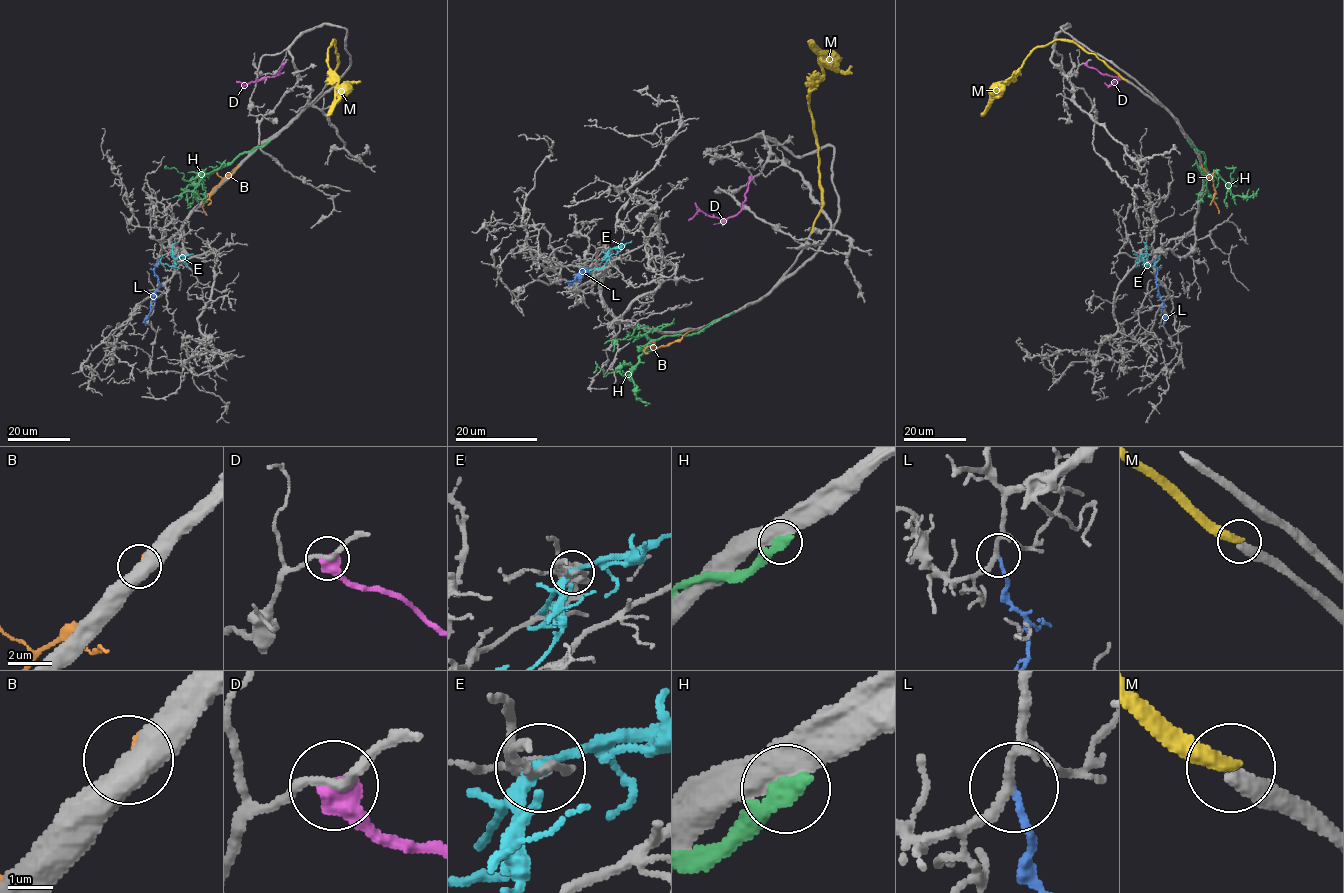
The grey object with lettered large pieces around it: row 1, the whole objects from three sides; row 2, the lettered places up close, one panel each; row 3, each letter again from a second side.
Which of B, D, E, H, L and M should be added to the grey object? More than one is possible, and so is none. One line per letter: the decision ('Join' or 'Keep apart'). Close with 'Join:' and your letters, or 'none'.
B: Keep apart
D: Keep apart
E: Keep apart
H: Keep apart
L: Keep apart
M: Join
Join: M

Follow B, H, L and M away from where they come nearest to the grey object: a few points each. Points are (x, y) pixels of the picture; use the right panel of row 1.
B: (1201, 166), (1213, 182), (1213, 201), (1219, 213)
H: (1188, 141), (1205, 156), (1210, 174), (1216, 173), (1233, 183), (1230, 174), (1236, 167), (1229, 168), (1232, 165)
L: (1153, 259), (1157, 268), (1156, 286), (1163, 302), (1163, 324)
M: (1127, 80), (1095, 54), (1086, 53), (1072, 42), (1054, 39), (1036, 46), (994, 93), (981, 116)

